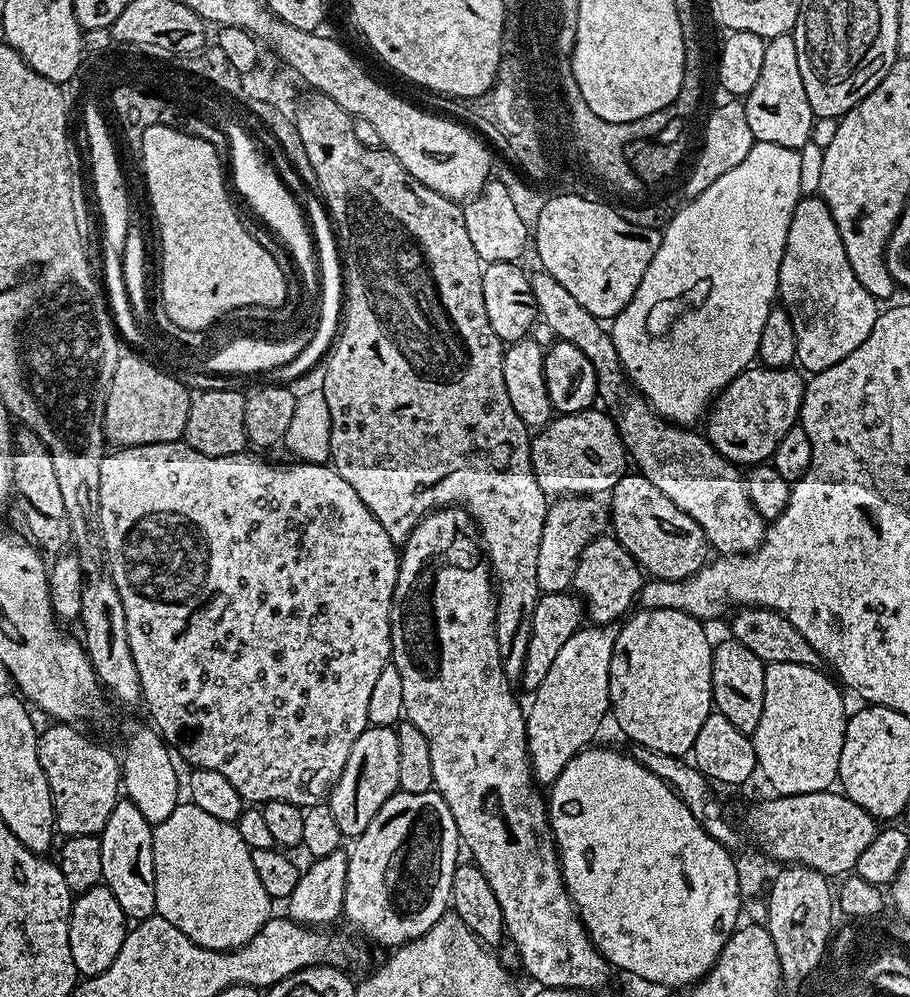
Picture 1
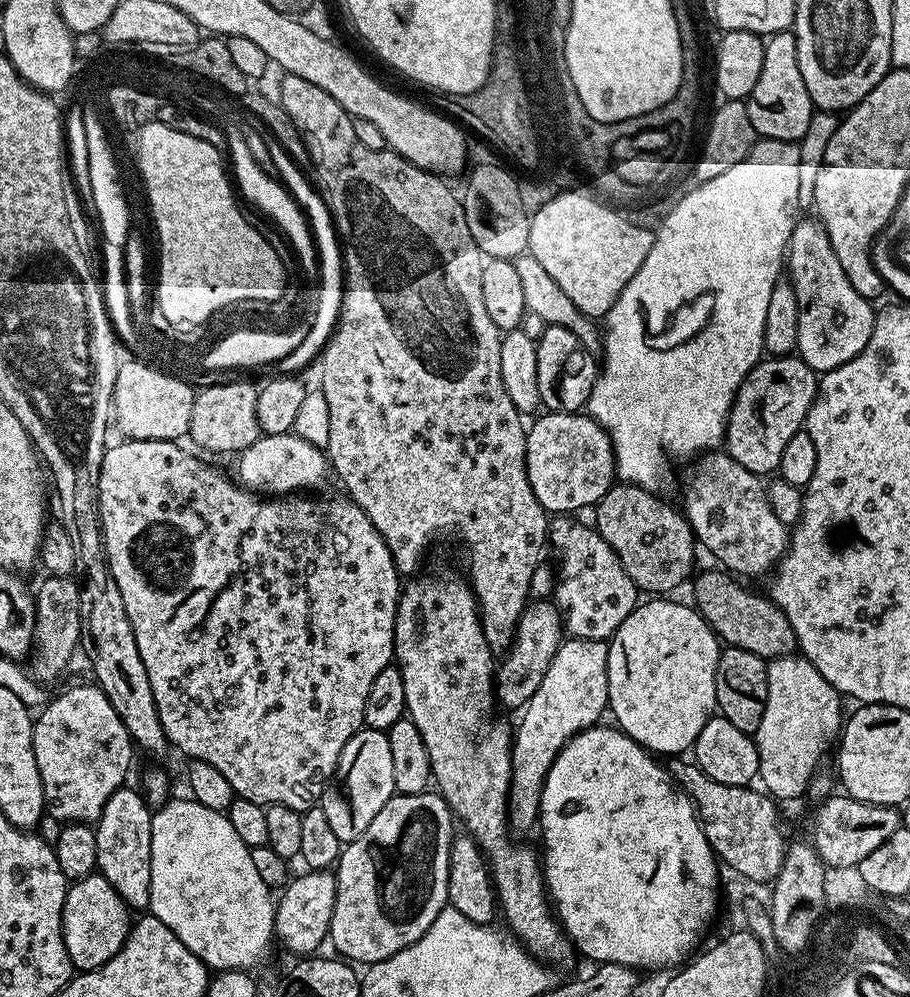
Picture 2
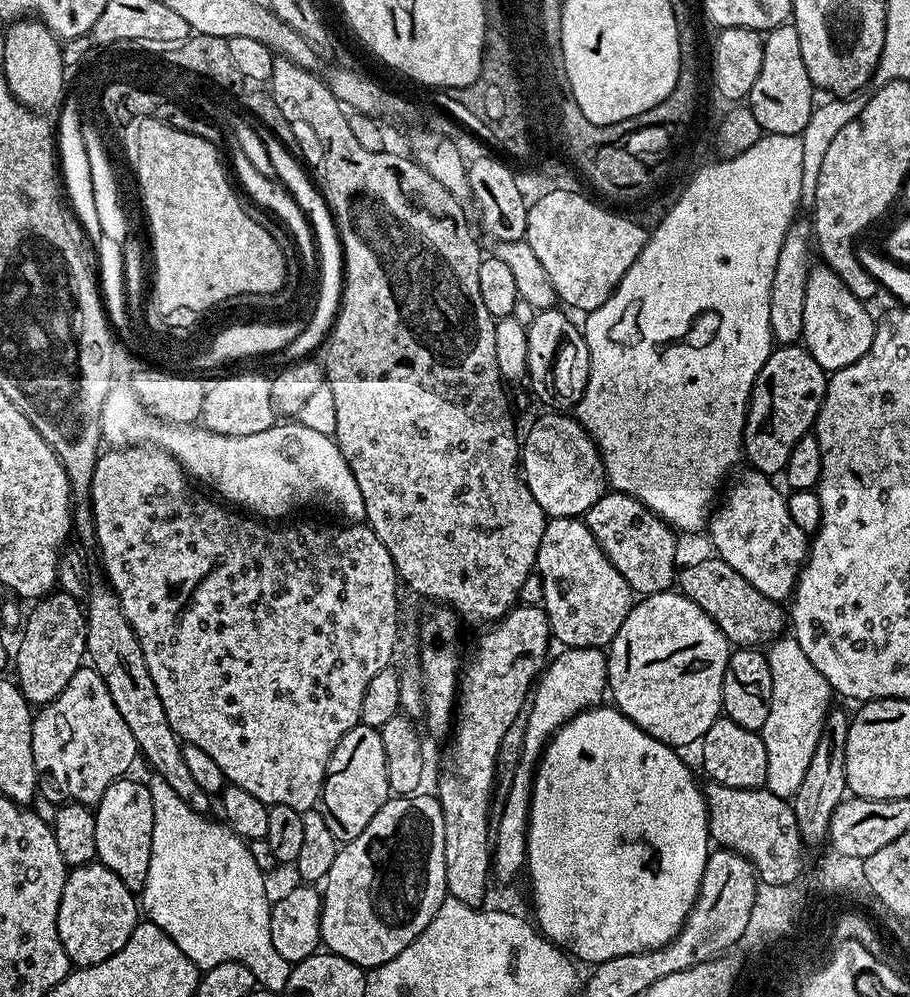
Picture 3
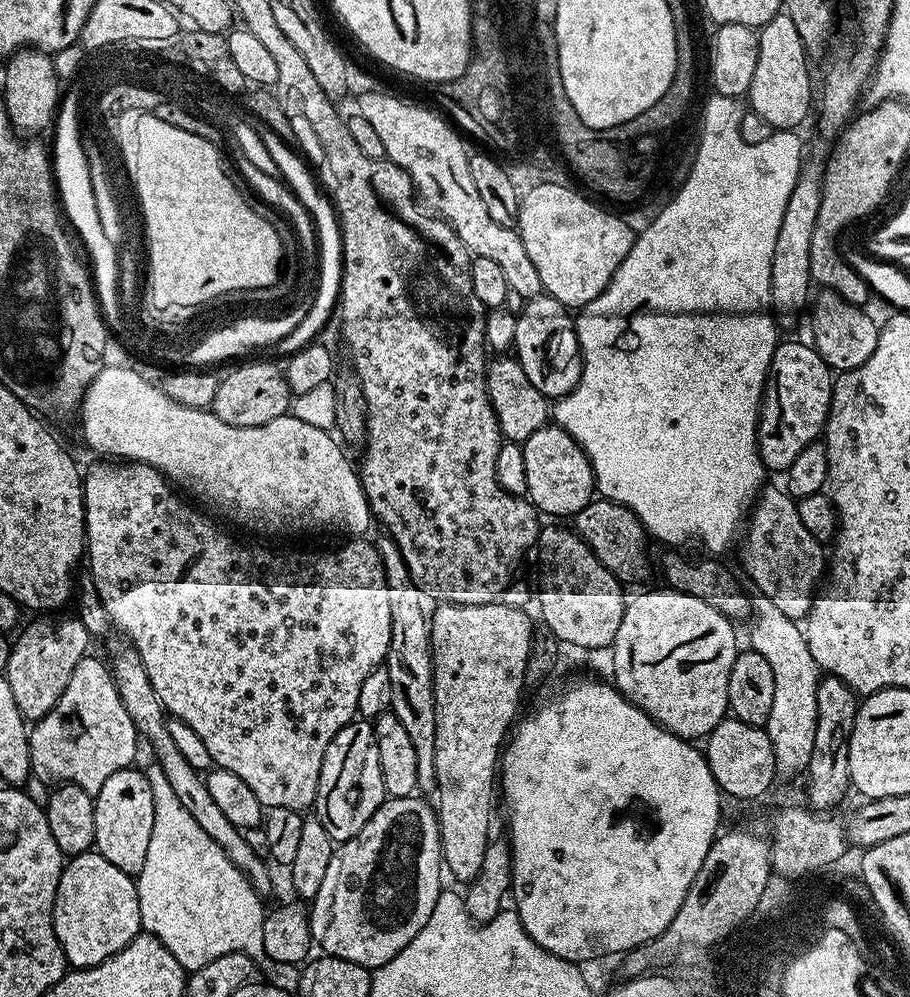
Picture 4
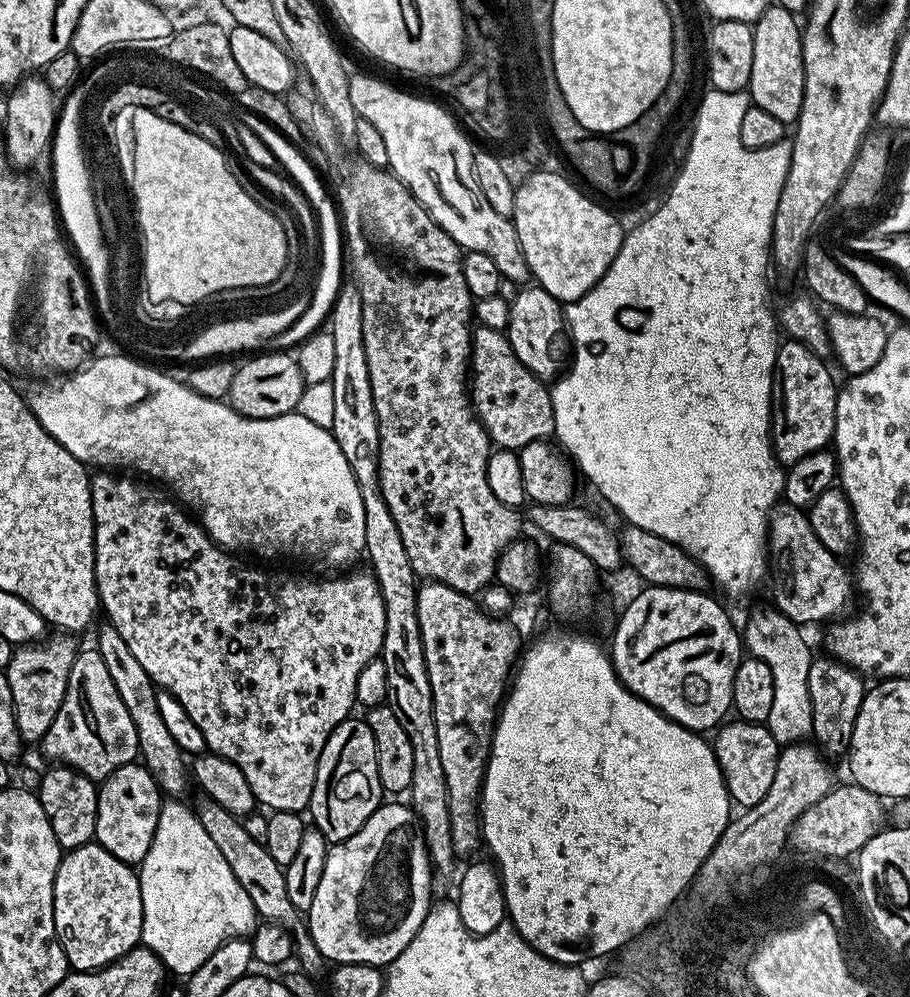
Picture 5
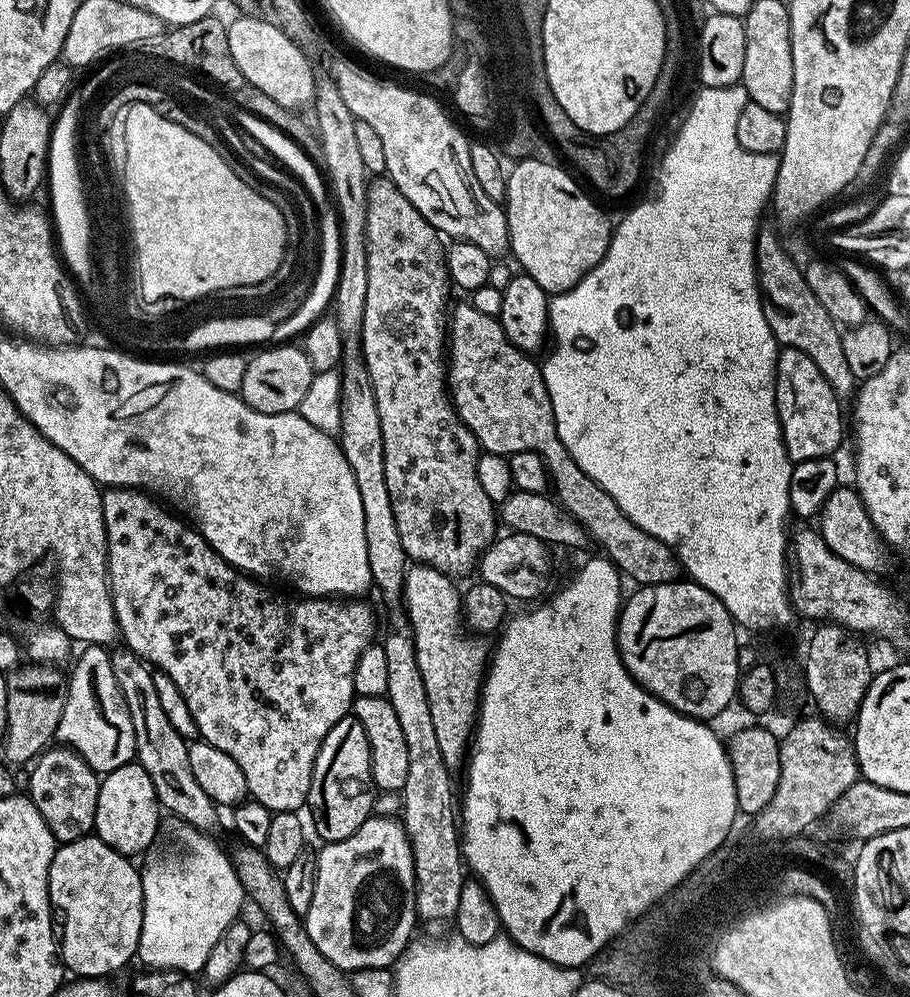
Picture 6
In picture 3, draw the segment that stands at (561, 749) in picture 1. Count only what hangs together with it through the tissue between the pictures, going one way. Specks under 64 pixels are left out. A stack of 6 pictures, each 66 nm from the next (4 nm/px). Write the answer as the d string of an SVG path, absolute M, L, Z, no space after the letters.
M564 648L561 656L553 655L550 663L540 673L530 703L523 717L524 753L520 756L520 765L512 776L512 785L508 788L508 797L504 800L504 813L500 821L494 824L494 843L492 844L491 875L500 884L508 884L516 875L523 873L528 858L528 815L532 805L532 786L534 769L538 757L547 743L556 735L556 731L567 720L573 720L580 712L597 707L605 699L608 686L608 657L598 648Z

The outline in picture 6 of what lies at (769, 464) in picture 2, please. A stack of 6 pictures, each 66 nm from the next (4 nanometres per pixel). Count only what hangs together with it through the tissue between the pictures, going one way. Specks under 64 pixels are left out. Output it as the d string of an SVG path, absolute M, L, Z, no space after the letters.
M781 347L776 358L776 409L784 445L792 461L822 458L835 453L835 448L844 436L844 416L840 413L840 408L842 401L834 394L830 382L822 378L822 370L814 366L814 361L806 354L802 354L802 350Z

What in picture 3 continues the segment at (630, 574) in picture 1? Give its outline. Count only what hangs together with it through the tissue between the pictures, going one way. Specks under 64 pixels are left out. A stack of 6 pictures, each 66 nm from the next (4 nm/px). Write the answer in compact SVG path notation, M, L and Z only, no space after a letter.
M554 516L545 523L542 530L542 542L538 542L538 558L534 569L535 575L542 582L544 595L543 610L548 615L548 630L553 641L564 648L607 649L612 639L622 630L626 614L630 614L634 603L632 587L618 574L614 562L606 558L602 546L590 534L583 519L575 516Z

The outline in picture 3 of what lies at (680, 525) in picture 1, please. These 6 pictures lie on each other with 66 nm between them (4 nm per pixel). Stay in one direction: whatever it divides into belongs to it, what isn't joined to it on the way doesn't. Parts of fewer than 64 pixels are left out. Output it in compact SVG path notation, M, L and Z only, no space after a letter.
M608 490L598 498L598 502L594 502L594 506L590 506L590 510L584 513L582 519L590 534L594 534L598 546L602 546L606 558L610 558L618 574L626 578L633 593L641 597L653 596L659 592L667 592L673 587L678 576L677 533L672 525L651 512L642 501L635 500L625 492Z

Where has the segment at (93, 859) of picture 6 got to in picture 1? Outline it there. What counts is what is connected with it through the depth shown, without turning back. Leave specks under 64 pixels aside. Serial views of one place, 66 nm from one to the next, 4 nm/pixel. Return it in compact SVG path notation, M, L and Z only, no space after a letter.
M97 886L79 893L73 899L68 929L70 955L74 958L77 973L84 978L97 976L110 966L110 962L114 962L114 958L118 958L118 950L122 950L126 917L122 906L118 906L118 898L114 898L108 888Z

